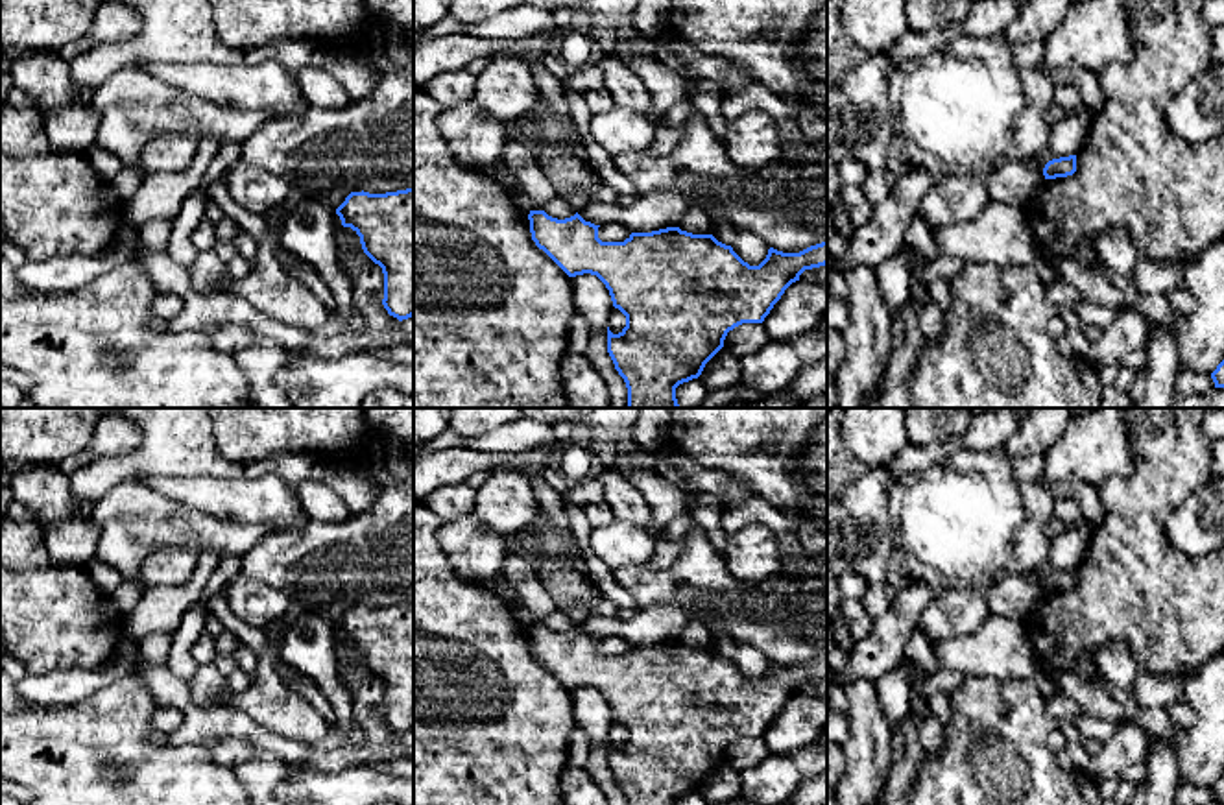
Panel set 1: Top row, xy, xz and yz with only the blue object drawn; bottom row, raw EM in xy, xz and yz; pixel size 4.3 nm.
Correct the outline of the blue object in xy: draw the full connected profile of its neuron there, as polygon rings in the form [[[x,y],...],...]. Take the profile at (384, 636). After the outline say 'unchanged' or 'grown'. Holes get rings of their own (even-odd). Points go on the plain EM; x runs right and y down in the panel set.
[[[414,602],[351,606],[336,622],[343,641],[358,650],[364,667],[382,681],[384,713],[399,735],[414,729]]]; unchanged

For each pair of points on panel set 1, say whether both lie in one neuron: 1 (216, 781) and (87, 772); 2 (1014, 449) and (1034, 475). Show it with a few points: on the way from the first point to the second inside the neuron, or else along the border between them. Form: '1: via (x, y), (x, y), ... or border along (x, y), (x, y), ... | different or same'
1: via (183, 781), (157, 781), (135, 759), (117, 756) | same
2: border along (1042, 455), (1023, 455), (1012, 460) | different

